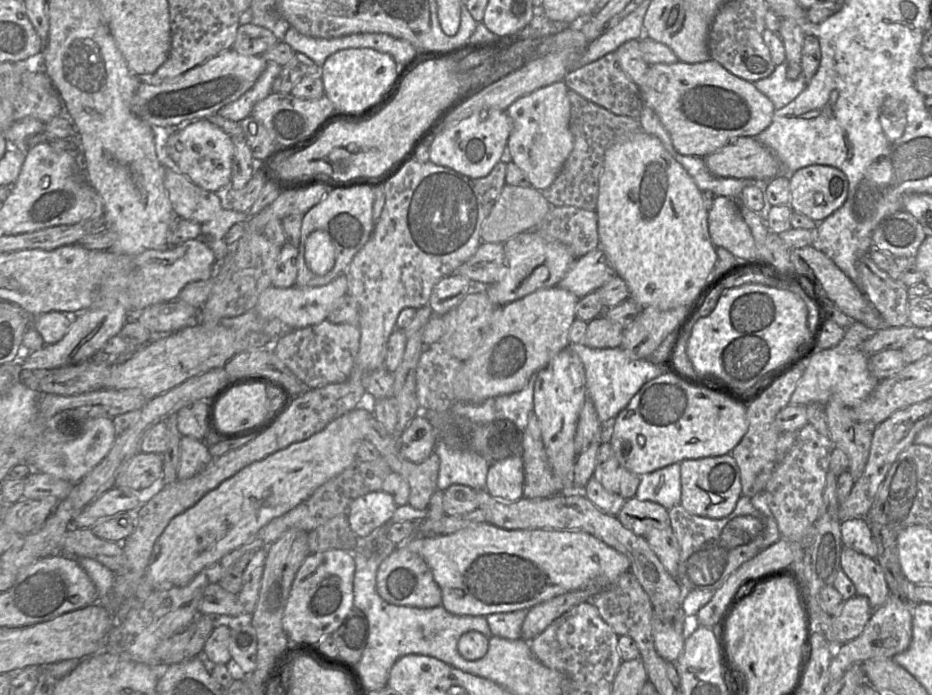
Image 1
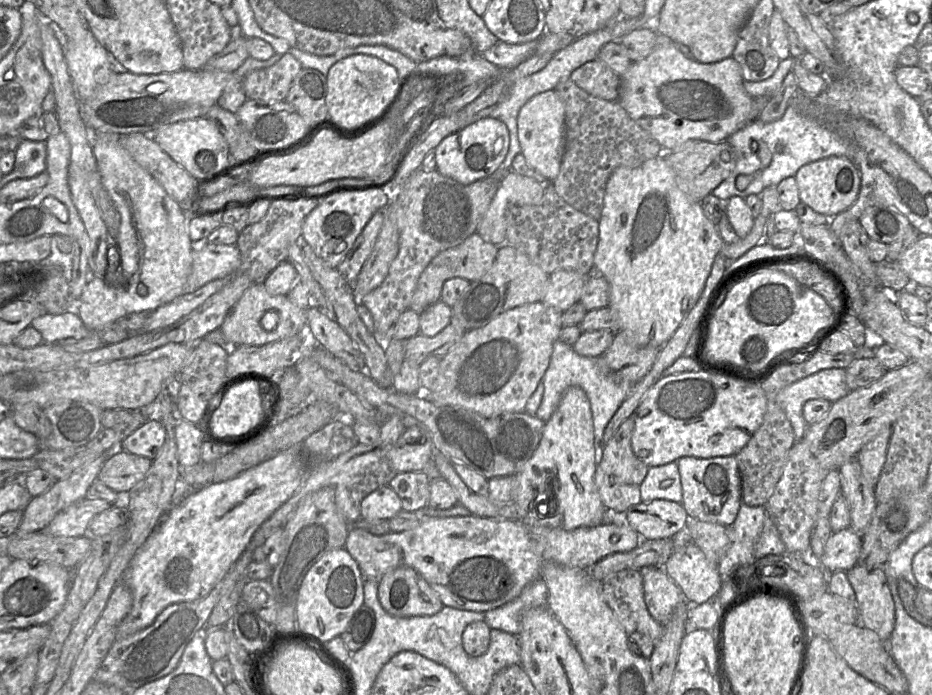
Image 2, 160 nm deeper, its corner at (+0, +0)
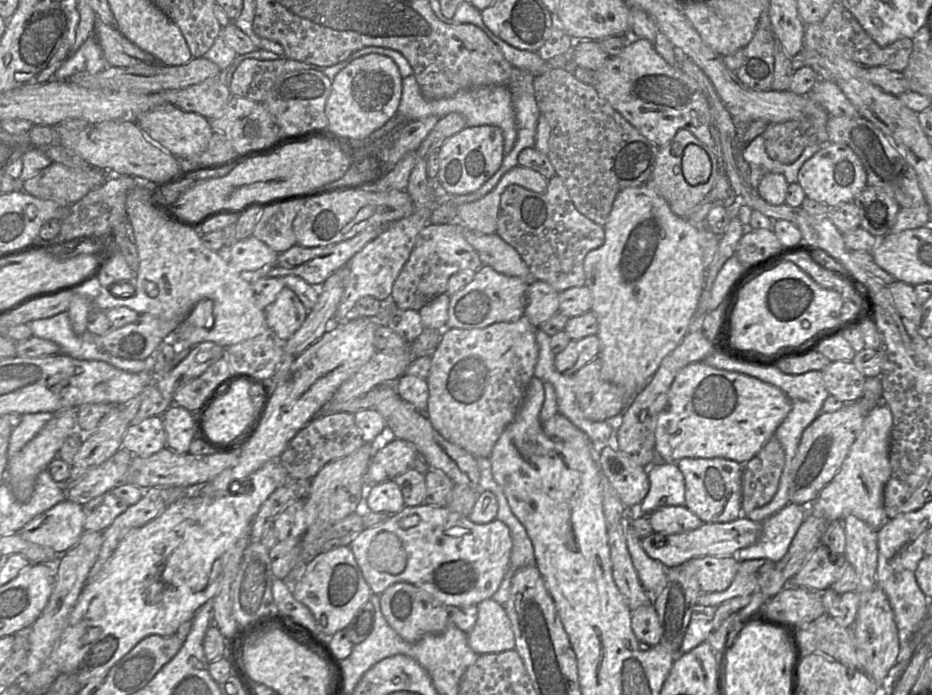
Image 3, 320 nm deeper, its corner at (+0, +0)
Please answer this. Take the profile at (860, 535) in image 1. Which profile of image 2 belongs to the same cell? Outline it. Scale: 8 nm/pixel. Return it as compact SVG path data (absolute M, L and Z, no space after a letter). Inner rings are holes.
M851 526L832 533L825 545L820 566L827 573L847 572L858 563L861 546L862 535Z

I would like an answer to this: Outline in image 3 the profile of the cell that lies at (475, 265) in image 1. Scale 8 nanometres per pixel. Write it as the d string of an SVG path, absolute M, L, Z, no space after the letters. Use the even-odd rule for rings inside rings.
M460 222L428 224L417 235L410 257L394 282L389 303L397 309L419 312L436 296L447 293L449 278L463 271L476 272L483 264L464 238Z

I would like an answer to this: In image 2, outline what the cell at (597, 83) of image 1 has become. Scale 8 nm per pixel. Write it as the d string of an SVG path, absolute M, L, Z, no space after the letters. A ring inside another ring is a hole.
M598 59L581 65L571 73L569 78L594 97L618 101L620 76Z

